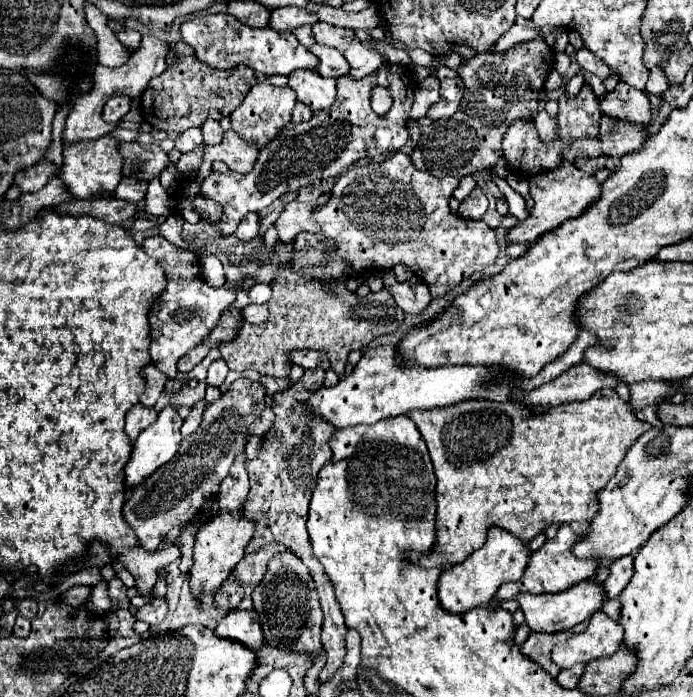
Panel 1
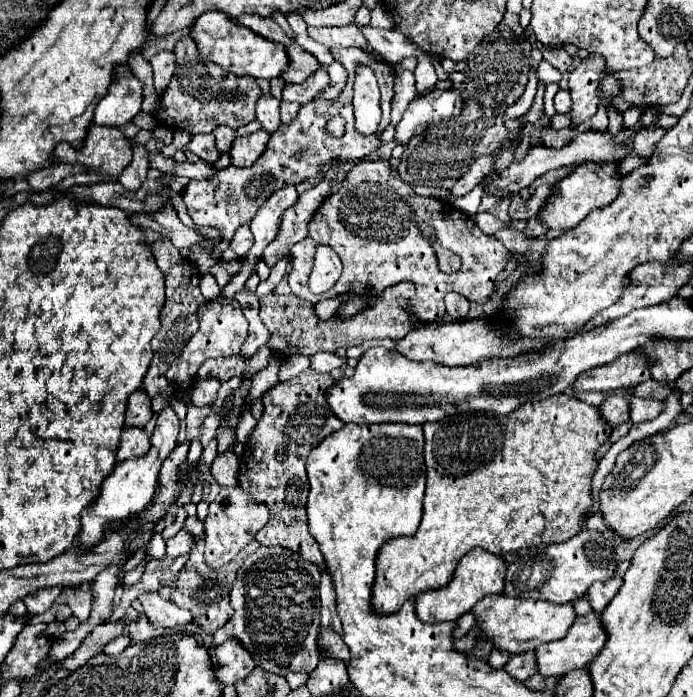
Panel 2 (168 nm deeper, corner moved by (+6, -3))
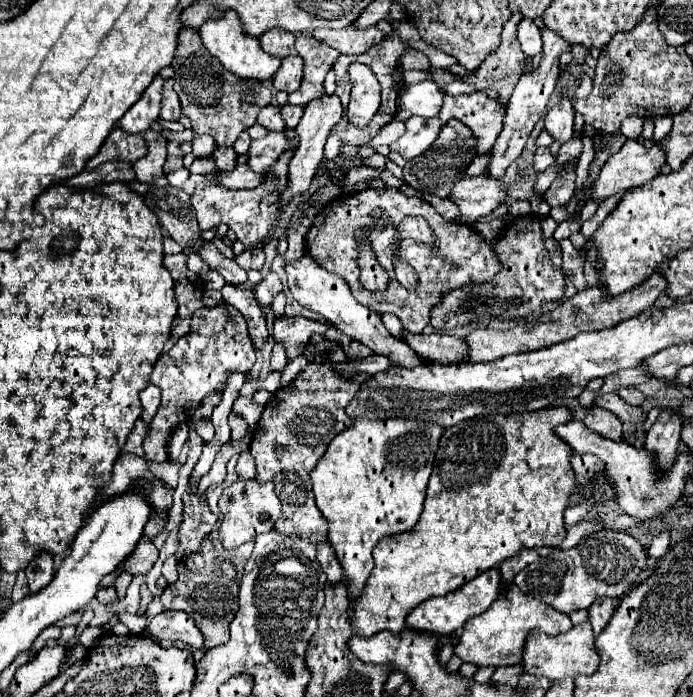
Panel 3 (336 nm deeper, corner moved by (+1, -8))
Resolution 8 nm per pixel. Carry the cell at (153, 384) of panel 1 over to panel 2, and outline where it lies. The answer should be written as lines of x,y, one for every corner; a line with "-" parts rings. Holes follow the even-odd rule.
142,389
134,391
128,399
128,411
126,411
126,427
144,427
152,417
150,399

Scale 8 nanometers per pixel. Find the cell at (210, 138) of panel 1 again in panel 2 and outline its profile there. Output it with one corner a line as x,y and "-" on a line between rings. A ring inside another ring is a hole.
222,125
222,127
218,127
218,129
214,131
214,137
216,137
218,149
220,149
222,153
226,153
226,151
230,151
230,147
232,147
232,143
234,143
234,139
236,139
236,131

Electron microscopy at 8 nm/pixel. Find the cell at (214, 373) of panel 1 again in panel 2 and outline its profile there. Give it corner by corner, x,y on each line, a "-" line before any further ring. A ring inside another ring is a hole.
196,379
194,387
190,391
190,403
196,405
196,407
214,405
218,387
220,387
218,379

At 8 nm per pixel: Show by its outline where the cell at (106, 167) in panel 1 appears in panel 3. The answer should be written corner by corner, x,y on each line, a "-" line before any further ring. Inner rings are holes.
115,128
107,140
103,142
101,150
97,156
93,156
87,162
87,170
95,170
103,162
129,162
133,164
135,160
143,158
147,152
147,144
143,140
143,134
129,134
123,132
121,128

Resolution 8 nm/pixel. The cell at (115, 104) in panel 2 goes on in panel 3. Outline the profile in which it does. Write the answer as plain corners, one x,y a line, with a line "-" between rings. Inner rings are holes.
155,78
151,86
143,92
143,96
123,114
123,118
117,122
117,126
125,132
145,132
149,130
151,122
159,118
159,108
161,108
161,86
163,78

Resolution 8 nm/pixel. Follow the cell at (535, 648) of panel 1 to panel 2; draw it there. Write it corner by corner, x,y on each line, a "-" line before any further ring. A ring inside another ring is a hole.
534,653
512,655
510,661
504,665
504,669
506,669
506,673
508,673
512,679
518,679
518,681
526,681
526,679
532,677
534,673
538,673

